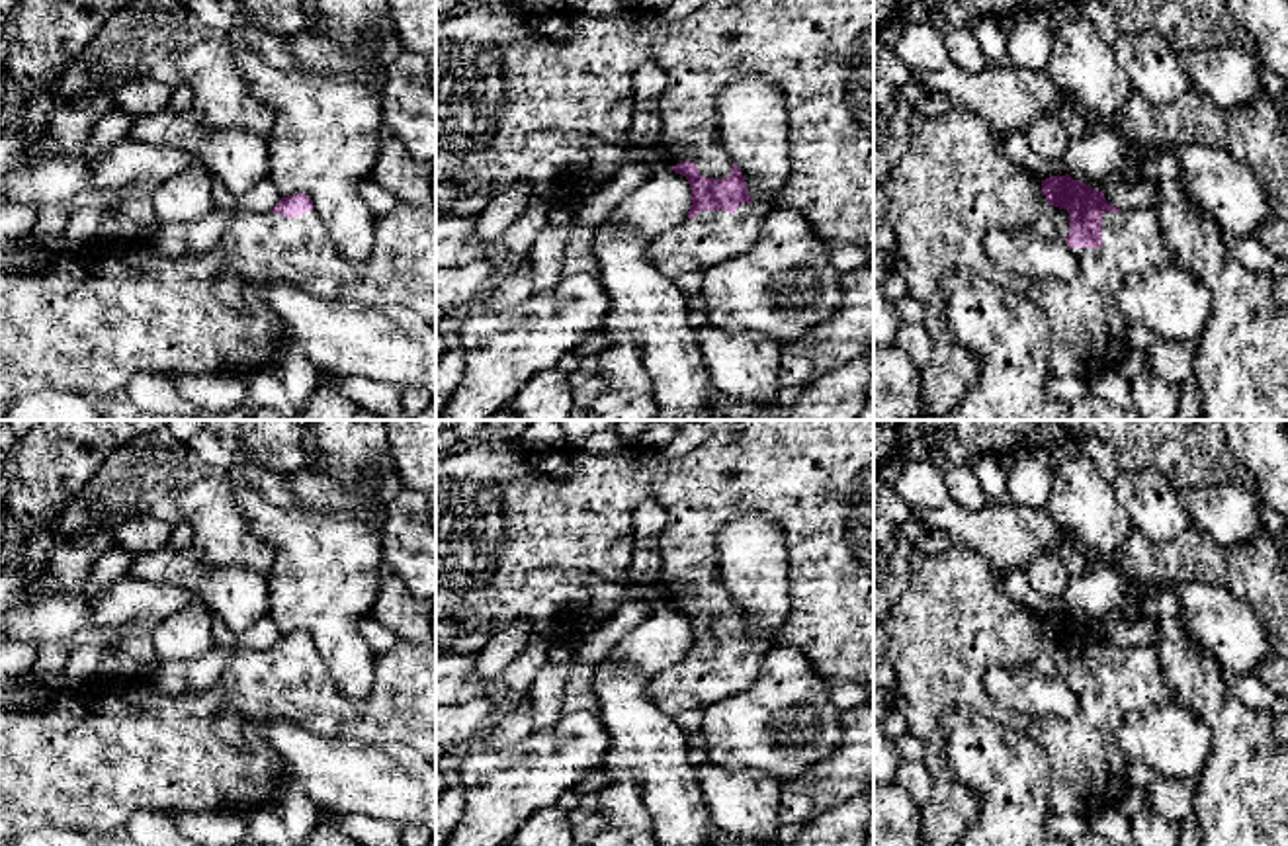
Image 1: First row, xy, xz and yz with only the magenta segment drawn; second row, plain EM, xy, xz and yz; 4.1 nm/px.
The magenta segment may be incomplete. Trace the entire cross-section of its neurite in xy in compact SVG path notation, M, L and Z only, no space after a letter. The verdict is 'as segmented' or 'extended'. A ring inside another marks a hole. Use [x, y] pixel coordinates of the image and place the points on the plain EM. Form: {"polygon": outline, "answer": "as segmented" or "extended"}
{"polygon": "M307 631L281 635L270 651L242 651L209 688L188 694L156 692L143 676L131 680L94 678L25 709L0 709L0 846L27 830L66 828L92 838L125 828L139 811L248 815L268 807L291 782L281 756L258 735L266 721L293 723L324 739L401 742L436 768L436 645L401 639L375 658L373 688L364 699L336 690L324 660ZM223 709L240 717L244 744L233 748L215 735Z", "answer": "extended"}

